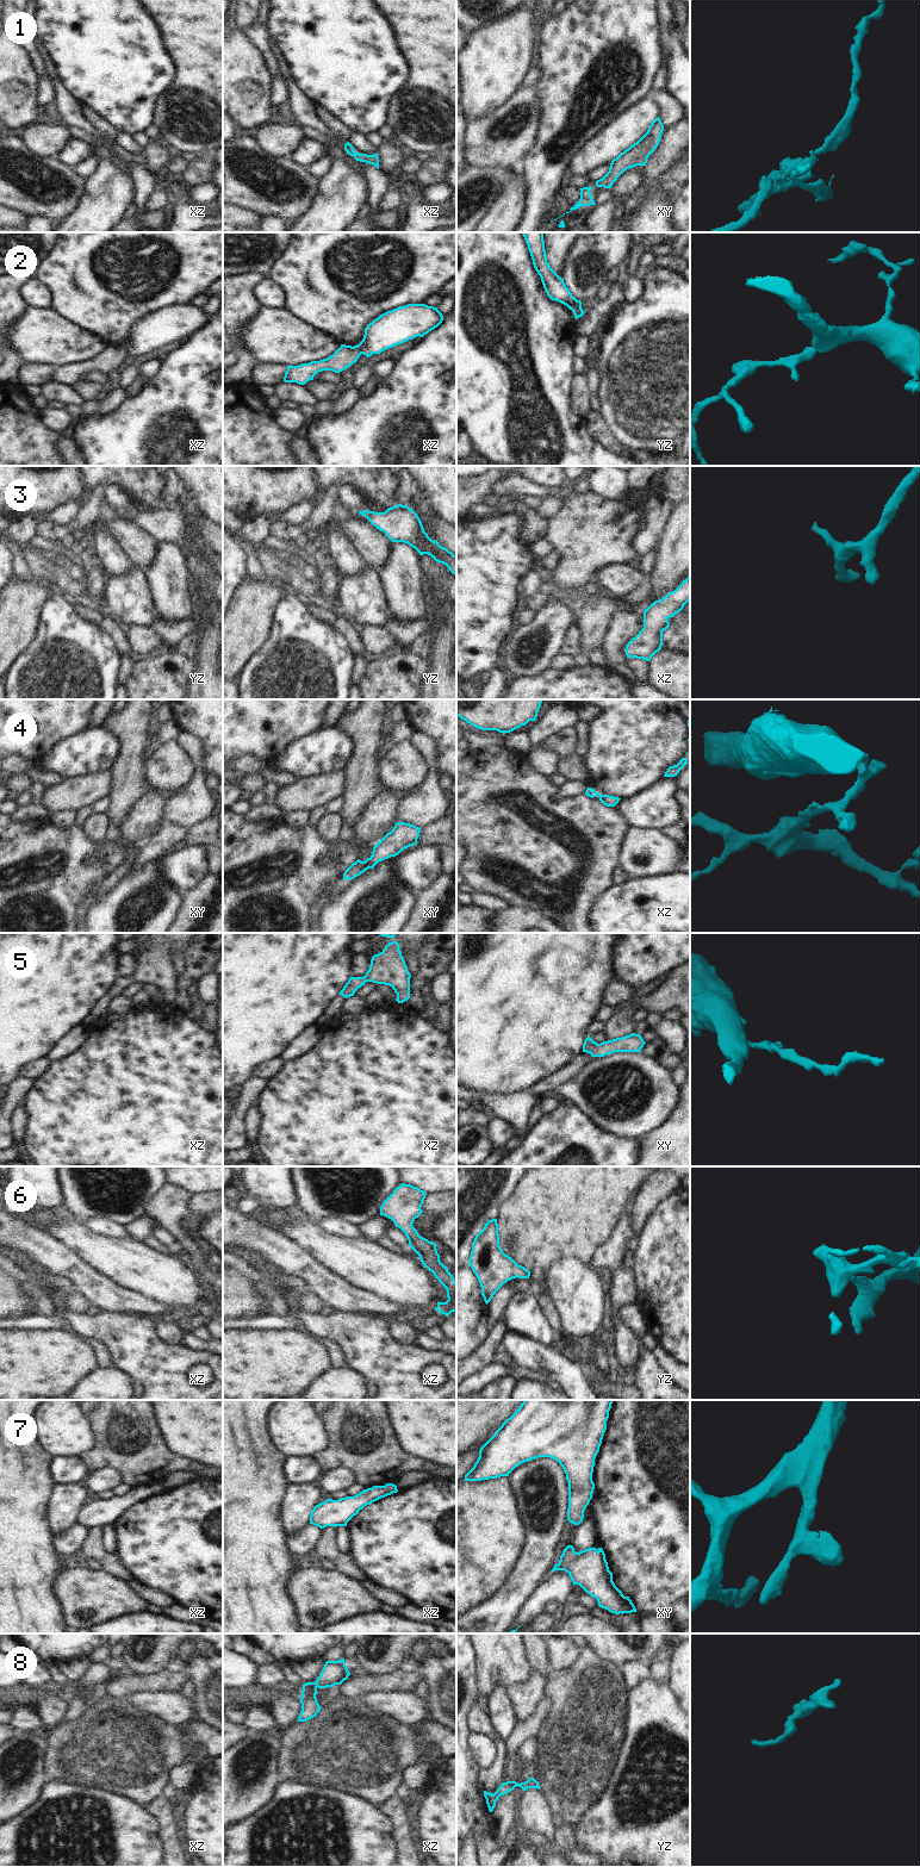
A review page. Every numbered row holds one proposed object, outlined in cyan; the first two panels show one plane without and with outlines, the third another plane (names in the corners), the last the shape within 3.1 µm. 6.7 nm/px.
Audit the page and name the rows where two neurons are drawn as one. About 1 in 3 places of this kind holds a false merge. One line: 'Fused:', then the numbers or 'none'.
Fused: 2

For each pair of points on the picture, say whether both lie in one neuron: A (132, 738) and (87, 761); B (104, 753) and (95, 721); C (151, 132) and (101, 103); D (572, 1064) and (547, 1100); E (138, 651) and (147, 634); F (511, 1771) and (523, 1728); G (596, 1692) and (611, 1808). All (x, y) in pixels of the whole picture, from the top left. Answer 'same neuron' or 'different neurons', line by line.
A: different neurons
B: different neurons
C: different neurons
D: different neurons
E: same neuron
F: same neuron
G: different neurons

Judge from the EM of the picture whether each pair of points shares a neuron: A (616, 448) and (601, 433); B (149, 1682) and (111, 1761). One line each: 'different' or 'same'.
A: same
B: same

